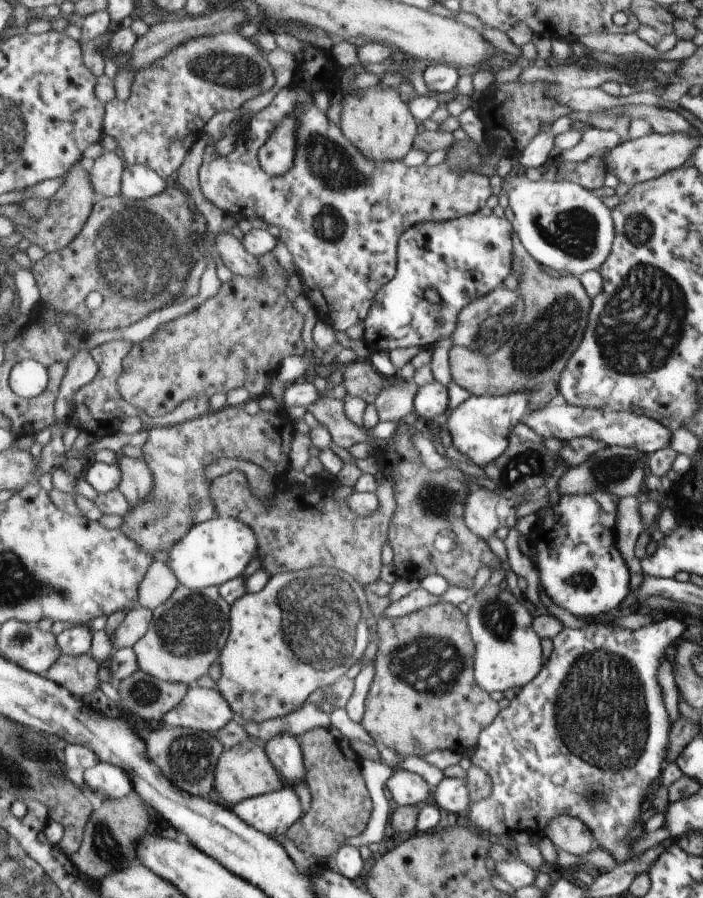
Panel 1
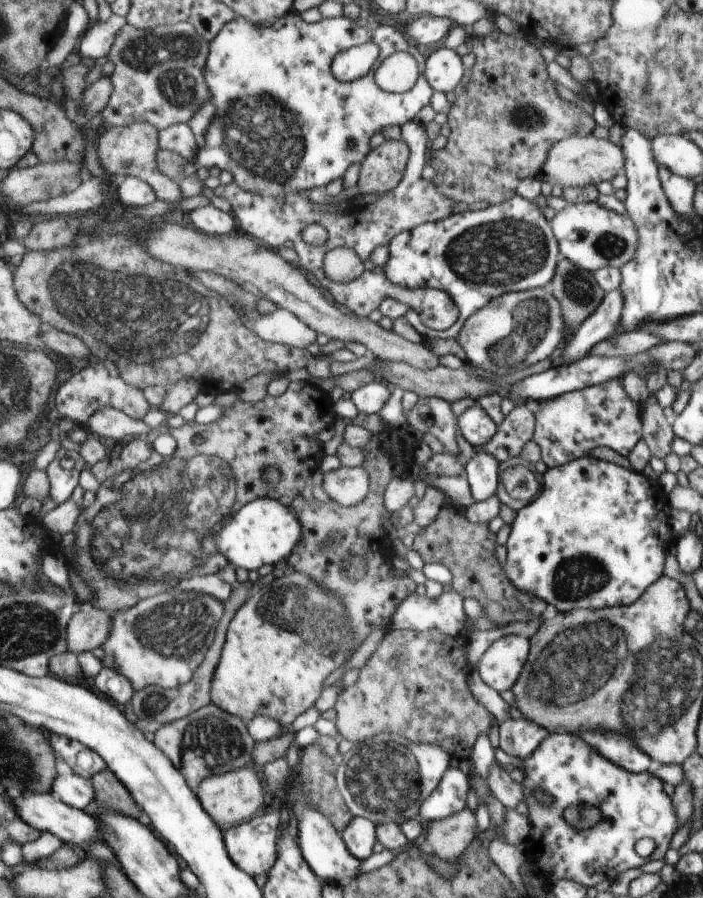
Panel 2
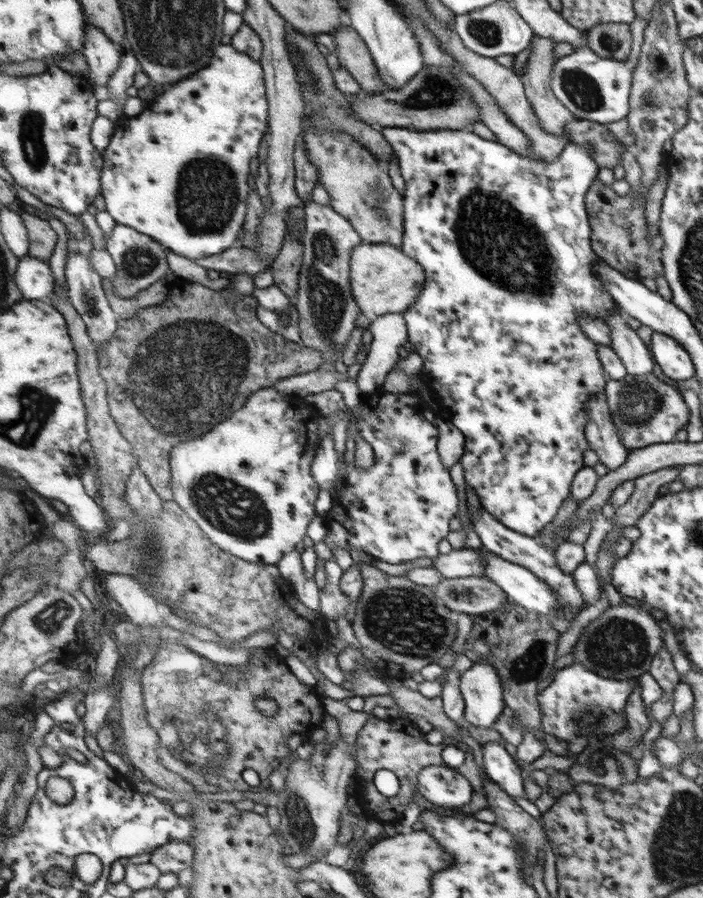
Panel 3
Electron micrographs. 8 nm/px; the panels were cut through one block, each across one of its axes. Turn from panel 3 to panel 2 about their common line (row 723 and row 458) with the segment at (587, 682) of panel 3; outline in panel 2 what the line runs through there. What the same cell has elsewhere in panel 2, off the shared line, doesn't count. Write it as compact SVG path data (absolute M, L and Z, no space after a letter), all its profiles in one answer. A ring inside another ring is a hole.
M610 380L604 384L573 391L548 401L541 401L534 410L535 432L533 442L538 444L541 460L548 469L567 465L599 446L605 446L628 457L638 440L642 439L640 410L626 396L622 384Z

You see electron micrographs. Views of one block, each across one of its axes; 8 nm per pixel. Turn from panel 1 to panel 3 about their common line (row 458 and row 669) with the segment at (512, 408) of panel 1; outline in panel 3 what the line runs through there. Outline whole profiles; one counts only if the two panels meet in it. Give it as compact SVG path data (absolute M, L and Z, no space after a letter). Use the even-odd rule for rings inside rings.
M481 660L454 680L465 703L464 720L480 728L493 727L506 705L499 670L491 662Z

